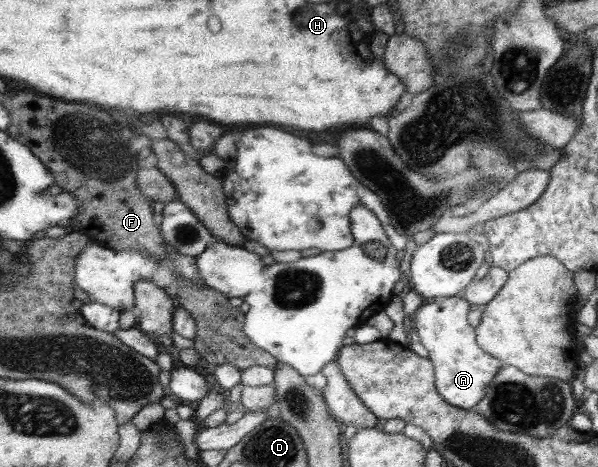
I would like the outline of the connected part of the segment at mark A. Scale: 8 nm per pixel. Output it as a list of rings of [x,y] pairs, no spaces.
[[[461,295],[424,301],[410,318],[410,330],[420,336],[433,363],[437,392],[449,405],[473,409],[483,400],[487,385],[493,380],[503,363],[487,354],[476,341],[476,332],[468,323],[470,302]]]

